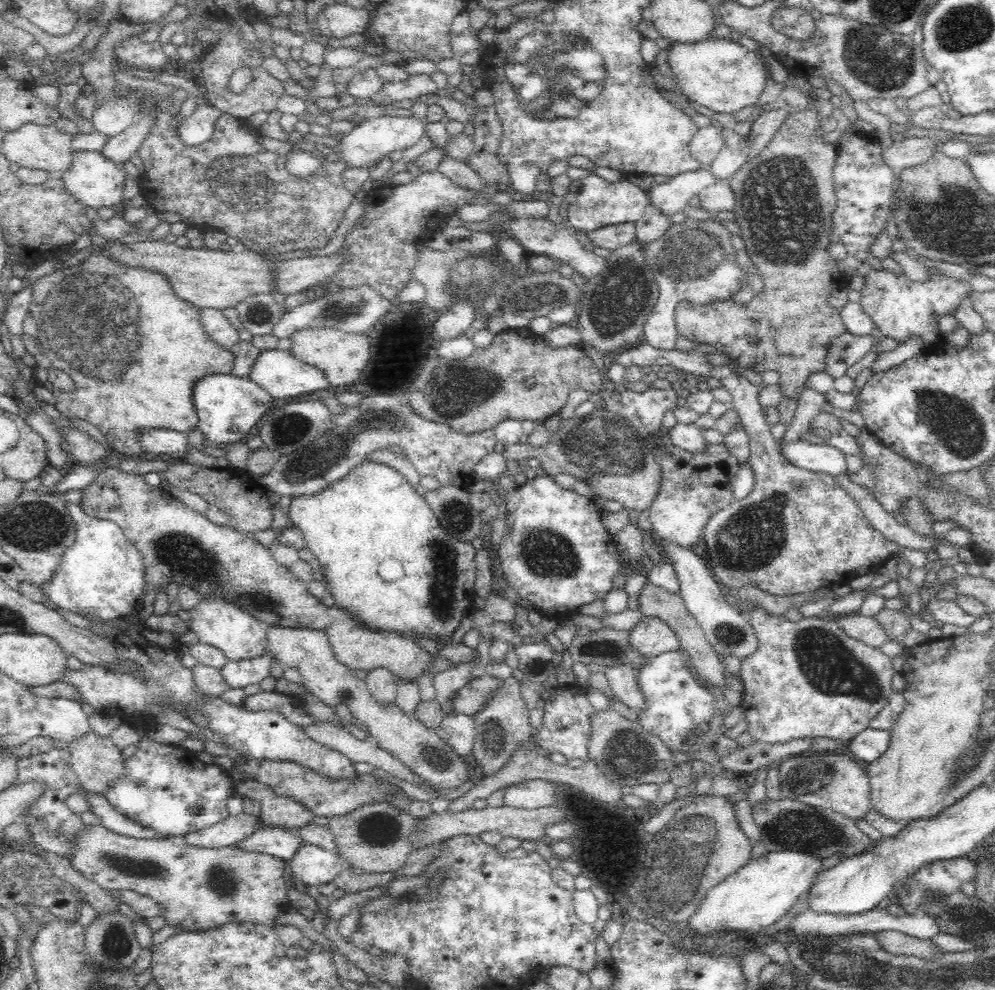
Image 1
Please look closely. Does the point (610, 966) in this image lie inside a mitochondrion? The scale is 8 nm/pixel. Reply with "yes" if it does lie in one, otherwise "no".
no

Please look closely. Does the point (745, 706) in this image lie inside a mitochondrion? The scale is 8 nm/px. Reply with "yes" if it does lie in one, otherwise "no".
no

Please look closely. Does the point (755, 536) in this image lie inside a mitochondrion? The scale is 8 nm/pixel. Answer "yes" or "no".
yes

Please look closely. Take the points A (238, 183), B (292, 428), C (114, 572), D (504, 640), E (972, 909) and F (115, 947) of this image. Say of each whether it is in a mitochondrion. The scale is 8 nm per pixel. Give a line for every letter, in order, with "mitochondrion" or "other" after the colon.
A: mitochondrion
B: mitochondrion
C: other
D: other
E: mitochondrion
F: mitochondrion

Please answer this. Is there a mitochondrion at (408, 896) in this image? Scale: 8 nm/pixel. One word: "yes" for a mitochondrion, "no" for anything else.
no

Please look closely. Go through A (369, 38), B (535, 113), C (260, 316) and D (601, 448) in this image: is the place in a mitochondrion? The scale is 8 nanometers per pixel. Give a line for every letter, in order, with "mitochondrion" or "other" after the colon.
A: other
B: mitochondrion
C: mitochondrion
D: mitochondrion

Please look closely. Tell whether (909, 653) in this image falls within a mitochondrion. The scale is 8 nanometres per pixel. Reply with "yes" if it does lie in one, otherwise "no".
no

